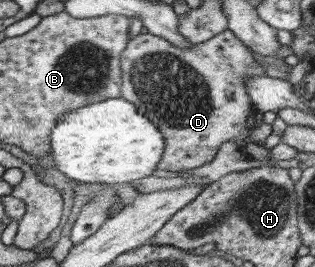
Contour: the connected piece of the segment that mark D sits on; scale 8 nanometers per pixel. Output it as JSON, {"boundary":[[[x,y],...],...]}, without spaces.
{"boundary":[[[227,29],[205,43],[194,44],[191,49],[179,49],[166,38],[149,31],[137,34],[129,40],[122,53],[122,75],[123,97],[138,106],[138,112],[149,117],[165,133],[166,155],[159,163],[159,169],[177,172],[197,169],[211,163],[225,142],[235,140],[241,148],[251,144],[254,125],[250,121],[255,108],[250,90],[247,89],[247,80],[249,76],[265,74],[251,55],[251,48],[238,39],[233,31]]]}

